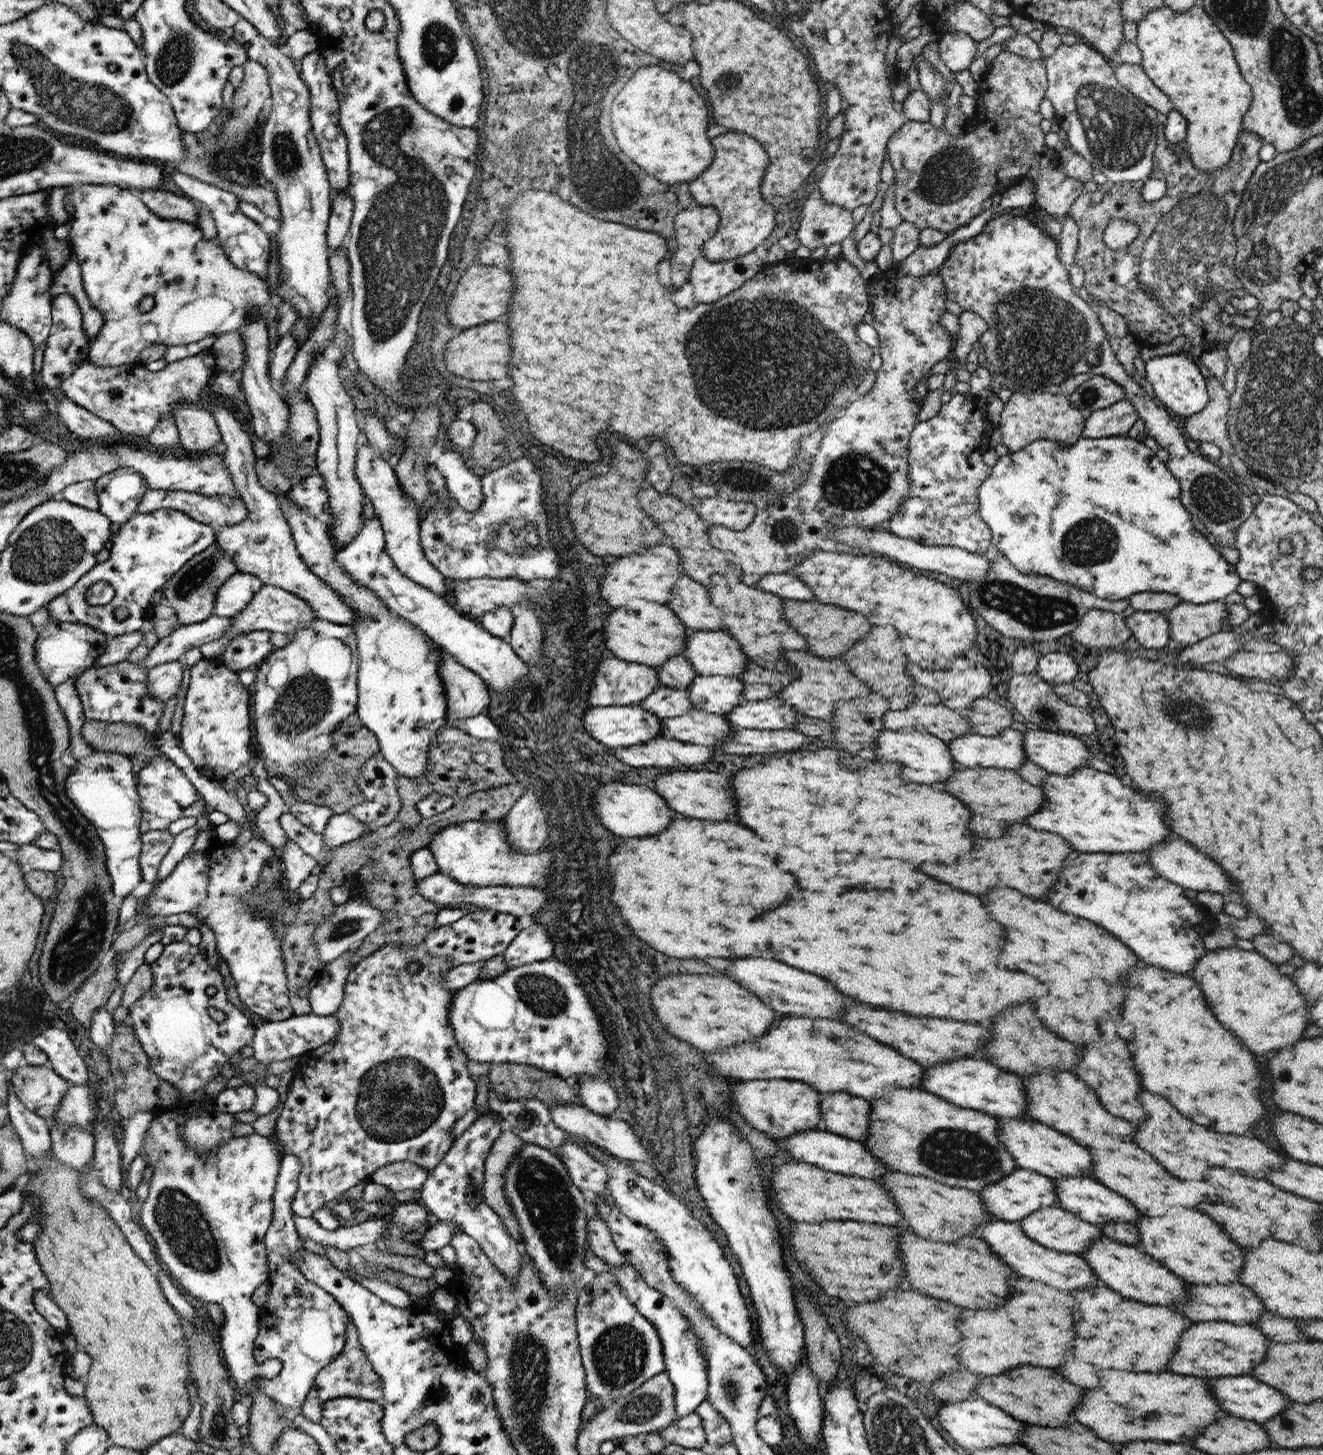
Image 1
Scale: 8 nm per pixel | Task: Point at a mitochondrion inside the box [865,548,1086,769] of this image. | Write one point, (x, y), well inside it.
(1038, 612)

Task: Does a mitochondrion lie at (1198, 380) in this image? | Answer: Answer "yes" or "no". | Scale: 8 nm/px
no

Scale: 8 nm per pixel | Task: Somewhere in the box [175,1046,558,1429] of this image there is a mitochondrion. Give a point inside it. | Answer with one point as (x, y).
(397, 1099)

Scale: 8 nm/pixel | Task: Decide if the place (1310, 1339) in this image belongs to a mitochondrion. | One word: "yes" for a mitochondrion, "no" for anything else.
no

